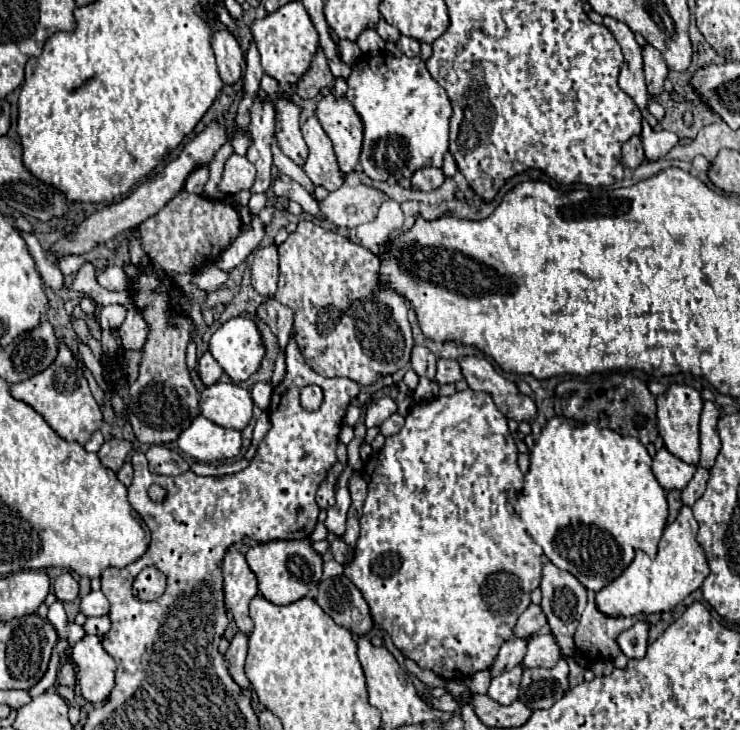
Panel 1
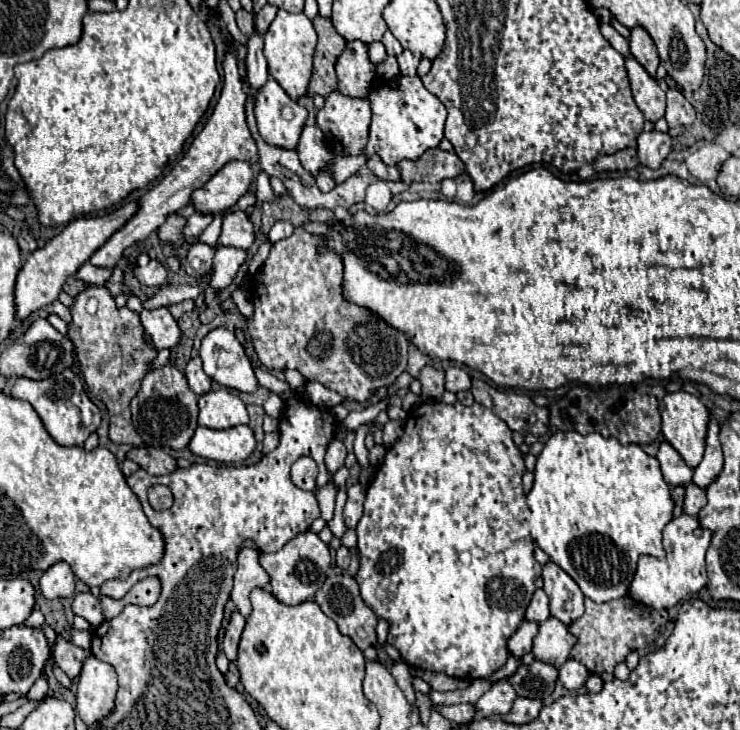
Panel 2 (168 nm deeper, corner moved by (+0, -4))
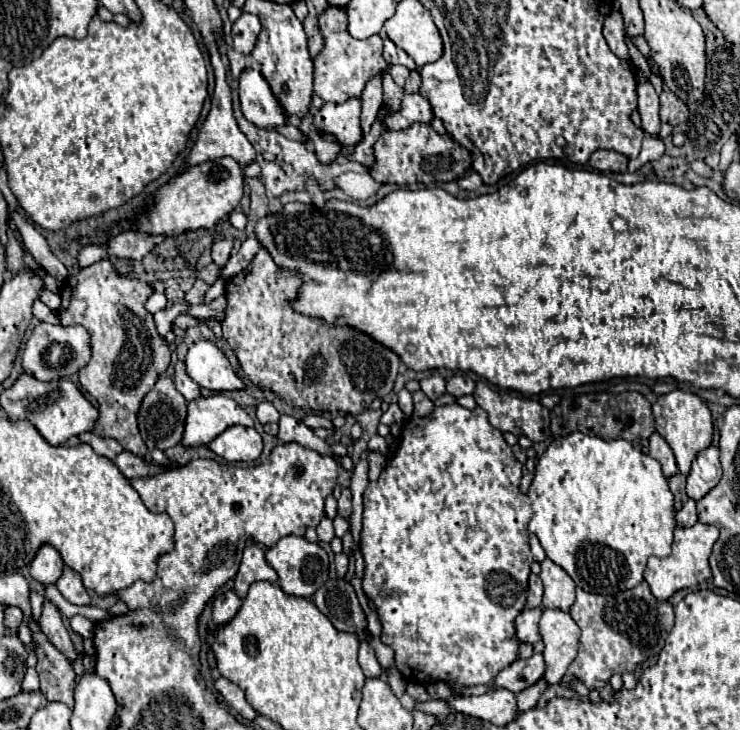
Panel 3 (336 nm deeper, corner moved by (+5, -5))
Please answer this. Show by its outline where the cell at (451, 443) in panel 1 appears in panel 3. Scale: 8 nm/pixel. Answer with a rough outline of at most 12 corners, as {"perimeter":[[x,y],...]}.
{"perimeter":[[481,407],[411,417],[363,493],[409,683],[517,661],[531,507]]}

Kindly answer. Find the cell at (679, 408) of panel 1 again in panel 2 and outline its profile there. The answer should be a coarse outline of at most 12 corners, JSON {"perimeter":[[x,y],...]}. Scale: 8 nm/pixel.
{"perimeter":[[688,392],[660,402],[666,442],[696,468],[704,456],[708,408]]}

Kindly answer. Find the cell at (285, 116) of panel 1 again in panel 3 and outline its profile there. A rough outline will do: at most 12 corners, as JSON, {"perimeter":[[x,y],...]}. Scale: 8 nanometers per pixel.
{"perimeter":[[253,67],[239,75],[241,111],[257,127],[287,123]]}

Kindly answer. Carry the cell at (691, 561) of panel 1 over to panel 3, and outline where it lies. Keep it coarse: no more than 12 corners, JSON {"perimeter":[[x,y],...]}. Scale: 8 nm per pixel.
{"perimeter":[[715,525],[675,527],[667,557],[649,557],[659,601],[711,579]]}

